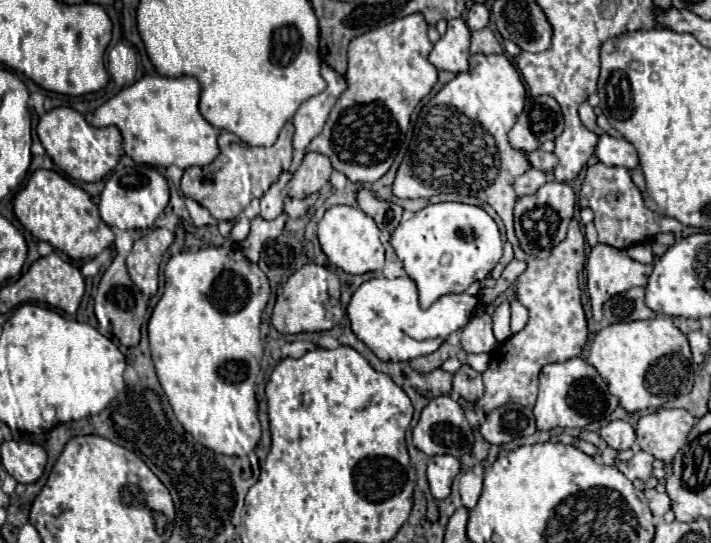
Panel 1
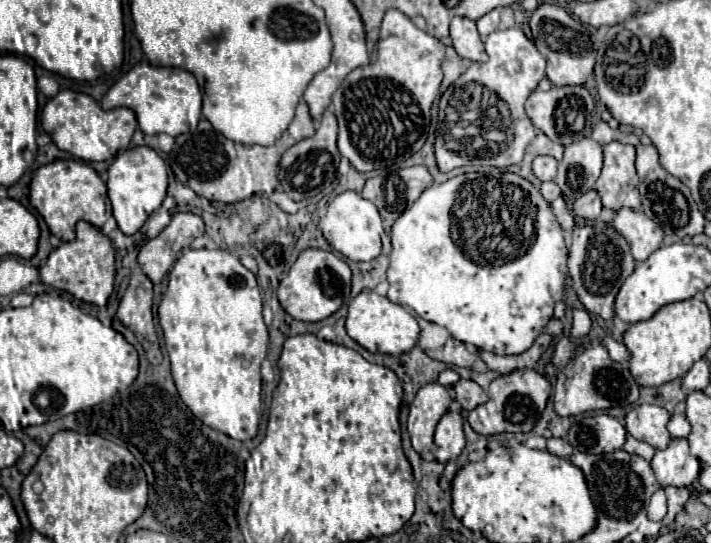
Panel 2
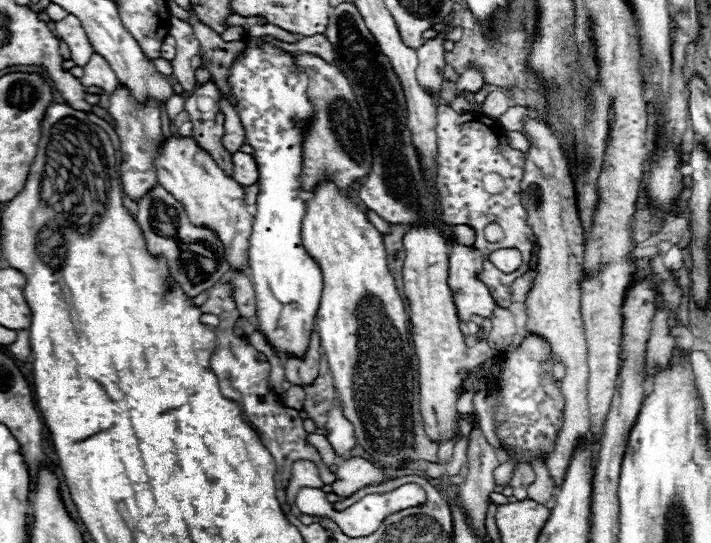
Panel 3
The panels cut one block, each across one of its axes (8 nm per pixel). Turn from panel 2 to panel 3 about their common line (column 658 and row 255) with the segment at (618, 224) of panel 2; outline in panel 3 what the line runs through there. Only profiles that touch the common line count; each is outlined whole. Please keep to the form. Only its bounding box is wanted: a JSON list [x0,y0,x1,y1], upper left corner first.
[154,136,252,268]

